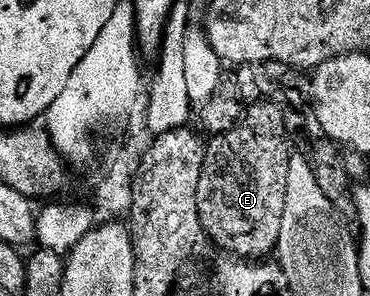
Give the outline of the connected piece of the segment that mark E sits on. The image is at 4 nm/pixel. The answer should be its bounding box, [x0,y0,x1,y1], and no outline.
[197,102,291,262]

